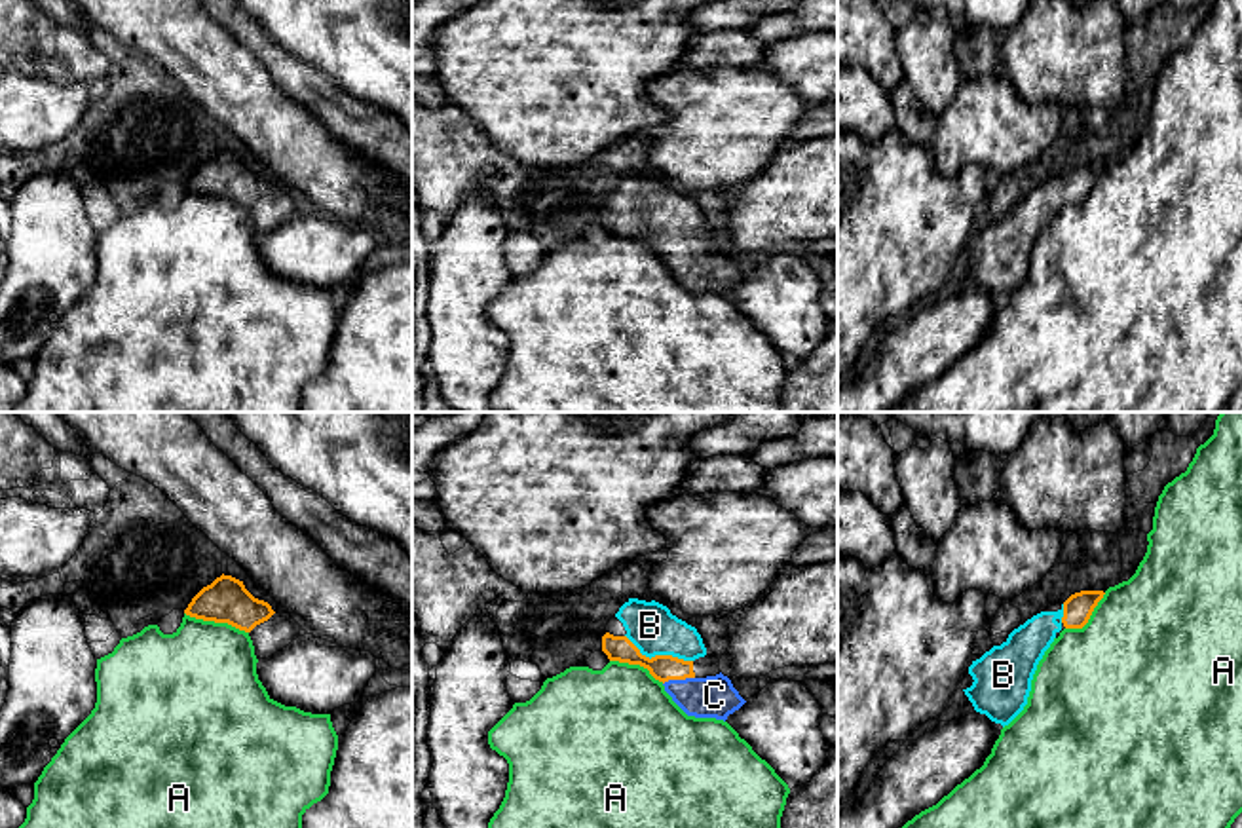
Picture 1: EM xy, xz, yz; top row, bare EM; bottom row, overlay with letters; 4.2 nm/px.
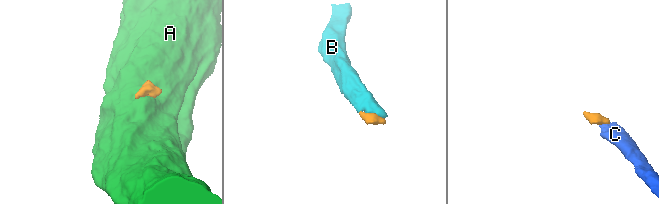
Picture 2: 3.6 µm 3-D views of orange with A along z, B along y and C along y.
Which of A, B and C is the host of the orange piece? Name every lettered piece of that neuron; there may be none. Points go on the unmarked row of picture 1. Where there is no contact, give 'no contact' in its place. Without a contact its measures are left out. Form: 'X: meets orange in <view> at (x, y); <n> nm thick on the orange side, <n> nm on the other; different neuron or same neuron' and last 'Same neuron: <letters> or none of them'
A: meets orange in xy at (217, 196); 190 nm thick on the orange side, 460 nm on the other; different neuron
B: meets orange in xz at (658, 230); 110 nm thick on the orange side, 200 nm on the other; same neuron
C: meets orange in xz at (678, 253); 110 nm thick on the orange side, 180 nm on the other; same neuron
Same neuron: B, C

